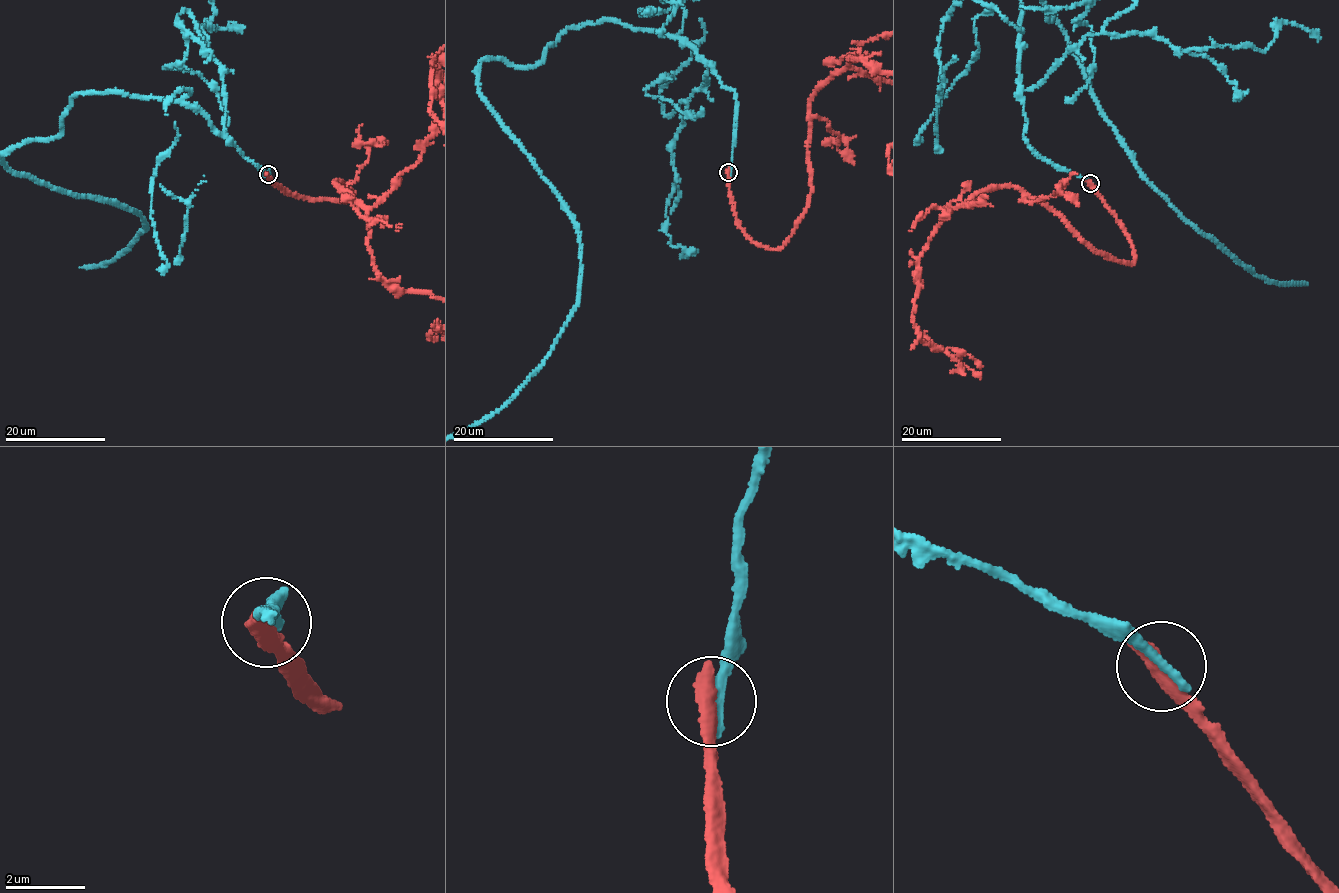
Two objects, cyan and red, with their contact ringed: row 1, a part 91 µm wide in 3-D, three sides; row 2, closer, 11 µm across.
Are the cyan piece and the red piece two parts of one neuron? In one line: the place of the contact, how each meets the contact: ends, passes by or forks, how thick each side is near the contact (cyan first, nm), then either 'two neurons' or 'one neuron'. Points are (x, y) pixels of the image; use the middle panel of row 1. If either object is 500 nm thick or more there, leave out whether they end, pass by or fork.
(728, 172) | 320/550 nm | two neurons

